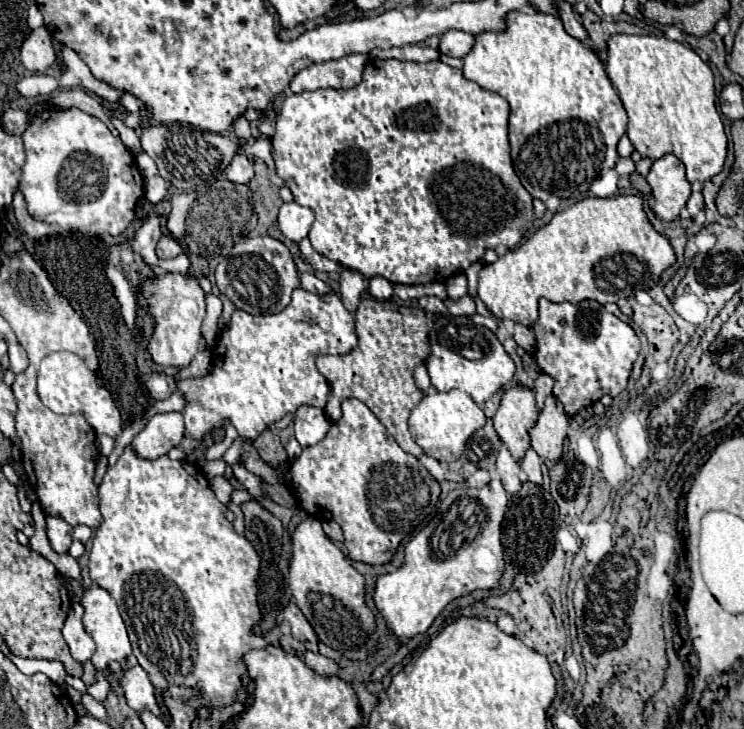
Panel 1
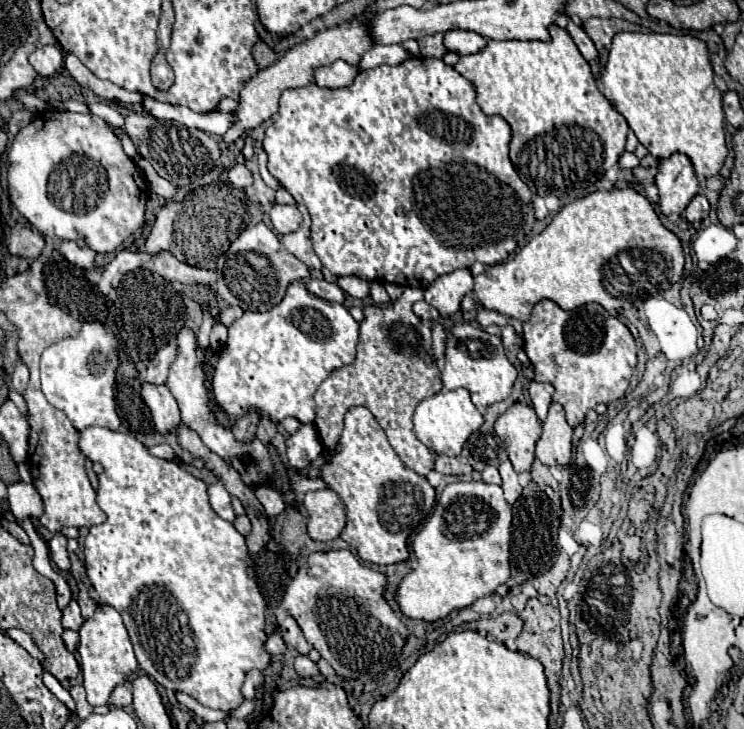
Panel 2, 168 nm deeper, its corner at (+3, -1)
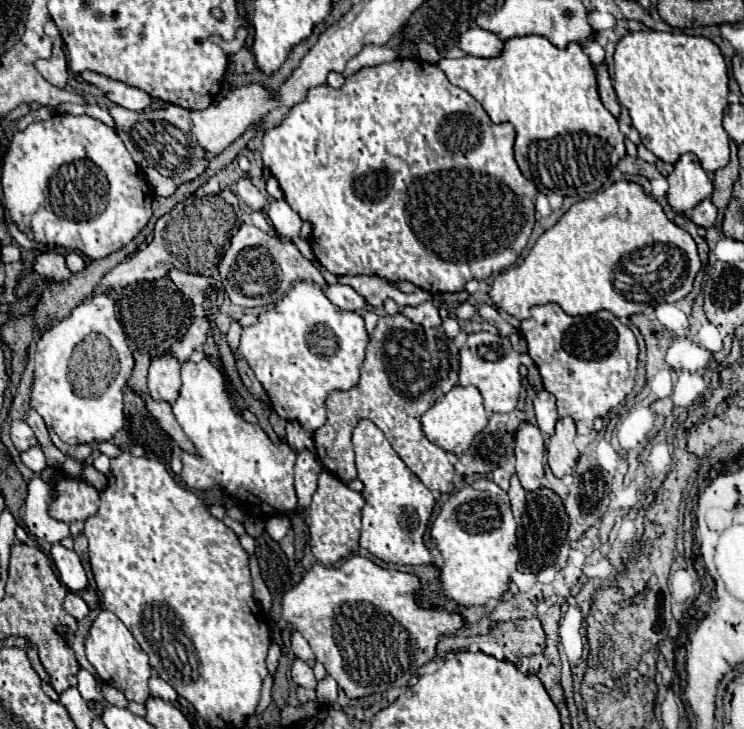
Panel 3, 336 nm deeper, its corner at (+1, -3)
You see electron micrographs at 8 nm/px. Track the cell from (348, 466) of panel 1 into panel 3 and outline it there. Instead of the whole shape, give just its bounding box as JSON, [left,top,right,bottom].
[353,419,435,565]

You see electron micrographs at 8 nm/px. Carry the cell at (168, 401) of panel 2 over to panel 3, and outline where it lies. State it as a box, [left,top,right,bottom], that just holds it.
[147,353,181,405]

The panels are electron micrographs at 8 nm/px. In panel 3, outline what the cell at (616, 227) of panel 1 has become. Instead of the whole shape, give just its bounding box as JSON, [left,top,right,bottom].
[489,181,699,321]

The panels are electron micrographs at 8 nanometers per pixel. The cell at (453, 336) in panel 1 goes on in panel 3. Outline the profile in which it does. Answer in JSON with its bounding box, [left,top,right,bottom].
[459,331,534,413]

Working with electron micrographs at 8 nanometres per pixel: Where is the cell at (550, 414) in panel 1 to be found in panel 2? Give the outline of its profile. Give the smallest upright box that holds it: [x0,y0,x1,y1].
[535,403,573,465]

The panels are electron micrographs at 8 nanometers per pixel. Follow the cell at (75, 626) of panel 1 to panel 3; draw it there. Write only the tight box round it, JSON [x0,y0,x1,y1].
[63,591,89,619]

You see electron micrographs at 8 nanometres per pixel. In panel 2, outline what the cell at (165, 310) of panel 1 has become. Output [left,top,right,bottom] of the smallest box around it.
[167,327,275,487]

